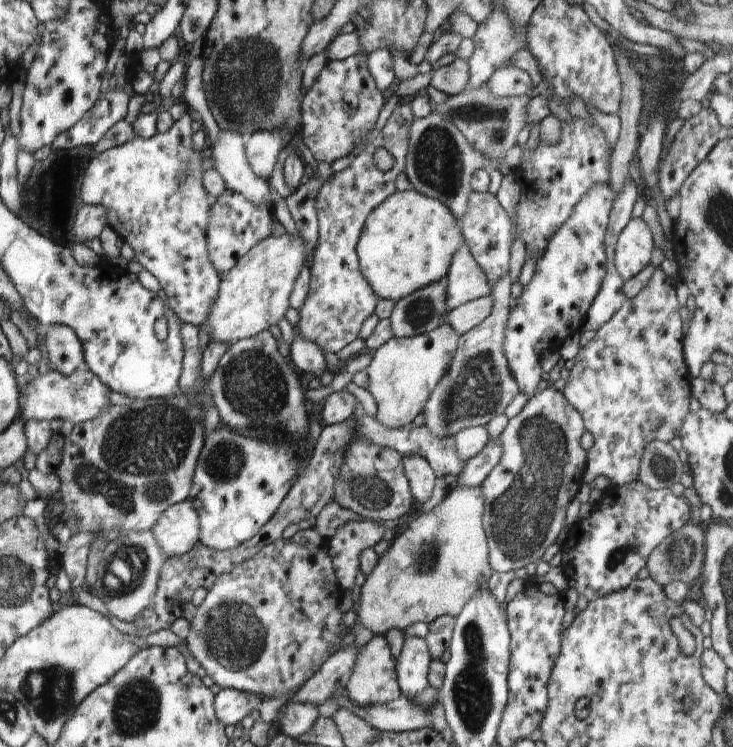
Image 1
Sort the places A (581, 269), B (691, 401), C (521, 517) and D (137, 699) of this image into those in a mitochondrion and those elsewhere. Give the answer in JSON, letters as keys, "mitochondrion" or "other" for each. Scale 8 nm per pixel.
{"A":"mitochondrion","B":"other","C":"mitochondrion","D":"mitochondrion"}

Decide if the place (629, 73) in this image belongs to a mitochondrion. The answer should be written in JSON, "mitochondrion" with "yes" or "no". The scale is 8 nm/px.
{"mitochondrion":"no"}

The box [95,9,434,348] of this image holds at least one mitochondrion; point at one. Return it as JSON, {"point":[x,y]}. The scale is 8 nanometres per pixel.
{"point":[244,80]}

